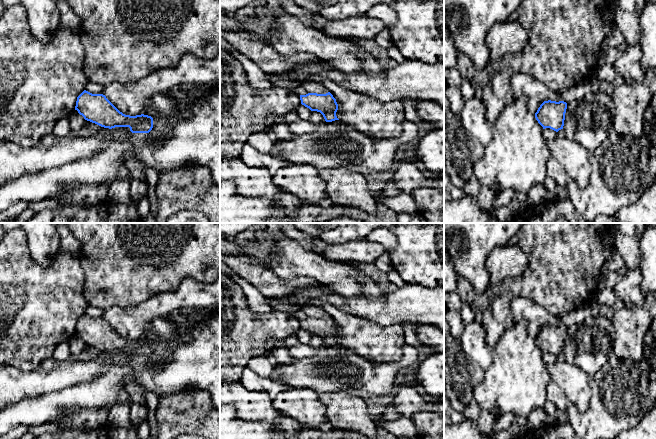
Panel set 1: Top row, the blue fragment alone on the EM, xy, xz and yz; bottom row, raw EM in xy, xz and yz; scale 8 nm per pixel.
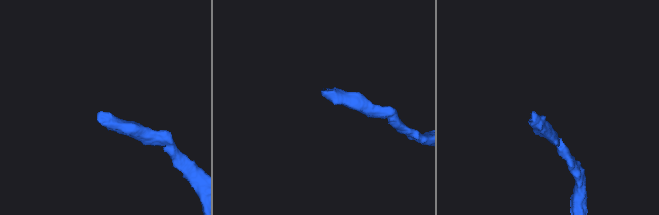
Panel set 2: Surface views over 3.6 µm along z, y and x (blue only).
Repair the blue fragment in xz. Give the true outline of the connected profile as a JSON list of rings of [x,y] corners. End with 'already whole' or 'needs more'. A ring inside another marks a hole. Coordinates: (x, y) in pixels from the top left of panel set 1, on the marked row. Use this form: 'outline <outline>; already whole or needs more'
outline [[[305,81],[300,84],[298,88],[294,91],[297,95],[300,96],[301,104],[309,108],[311,111],[320,112],[326,122],[332,122],[339,120],[336,116],[338,110],[338,104],[333,95],[328,91],[323,82],[316,81]]]; needs more

